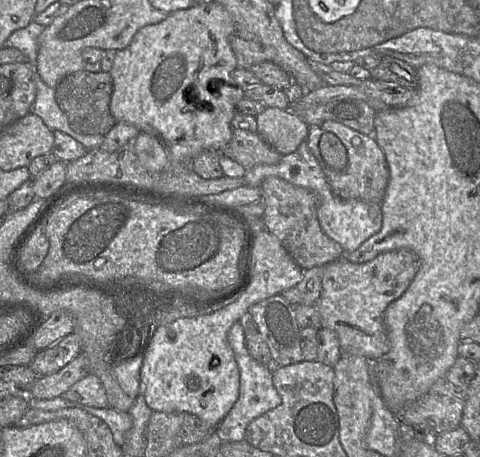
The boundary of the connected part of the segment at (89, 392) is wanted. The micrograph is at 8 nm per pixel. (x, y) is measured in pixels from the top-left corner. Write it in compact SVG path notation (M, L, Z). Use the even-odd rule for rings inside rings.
M92 373L73 384L62 397L98 409L109 407L104 386Z

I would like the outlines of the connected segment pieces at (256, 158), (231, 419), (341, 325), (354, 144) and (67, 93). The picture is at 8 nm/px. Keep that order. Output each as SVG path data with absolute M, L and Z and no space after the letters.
M236 129L232 131L232 138L226 149L221 152L226 152L233 160L242 165L246 171L256 165L274 165L279 163L283 155L272 148L257 132L249 132L243 129Z
M242 320L235 322L231 326L227 338L240 372L239 397L229 413L217 425L215 431L223 441L242 441L245 440L246 428L249 423L279 406L282 403L282 399L273 384L273 366L266 366L249 354L245 345L245 330Z
M401 248L380 253L360 264L339 258L323 267L322 292L316 305L323 327L336 332L342 354L359 355L369 361L382 358L390 350L384 311L411 284L420 268L419 256Z
M327 120L309 126L307 144L333 192L341 199L359 199L381 204L389 180L385 155L373 136L367 136L339 122Z
M86 70L66 76L55 88L55 100L65 113L70 128L81 135L107 135L116 120L110 111L113 79L109 72L92 73Z

